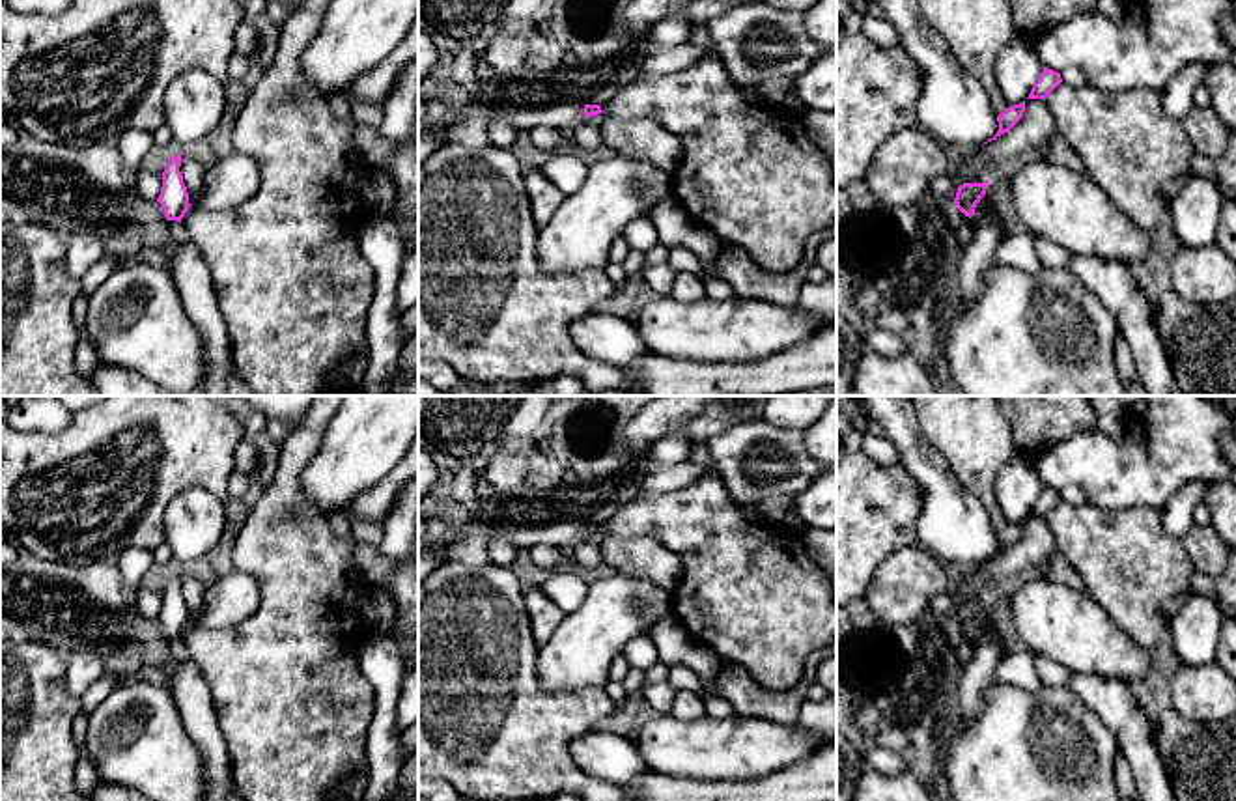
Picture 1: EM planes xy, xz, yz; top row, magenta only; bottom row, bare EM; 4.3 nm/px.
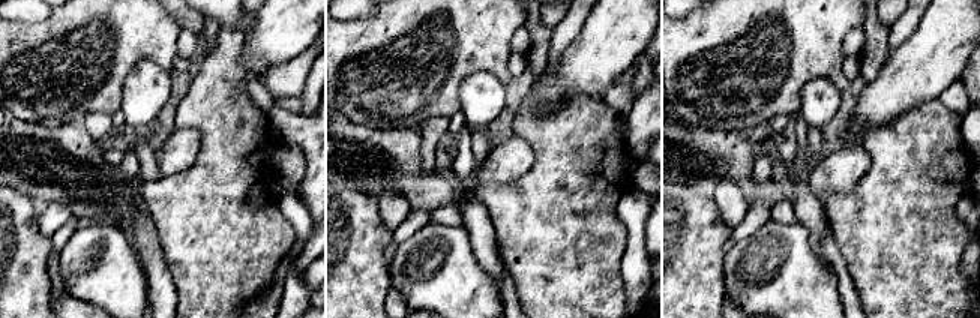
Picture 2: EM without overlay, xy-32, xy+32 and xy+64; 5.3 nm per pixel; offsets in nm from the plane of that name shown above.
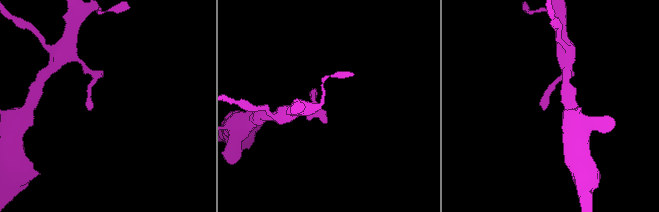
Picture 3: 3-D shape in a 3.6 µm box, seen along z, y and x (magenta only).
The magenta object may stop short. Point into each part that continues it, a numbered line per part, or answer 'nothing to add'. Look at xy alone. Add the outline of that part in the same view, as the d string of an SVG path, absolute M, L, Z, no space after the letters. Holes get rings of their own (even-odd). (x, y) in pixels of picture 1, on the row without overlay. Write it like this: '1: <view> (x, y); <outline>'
nothing to add

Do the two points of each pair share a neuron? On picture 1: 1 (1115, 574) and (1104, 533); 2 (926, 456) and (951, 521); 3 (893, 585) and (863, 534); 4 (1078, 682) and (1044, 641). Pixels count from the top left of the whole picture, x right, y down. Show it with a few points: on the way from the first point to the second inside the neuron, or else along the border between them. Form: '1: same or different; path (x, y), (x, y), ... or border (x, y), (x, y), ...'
1: same; path (1115, 564), (1115, 553), (1104, 542)
2: same; path (930, 473), (947, 505)
3: different; border (915, 544), (895, 549), (884, 561), (861, 600)
4: different; border (1072, 671), (1115, 678)

